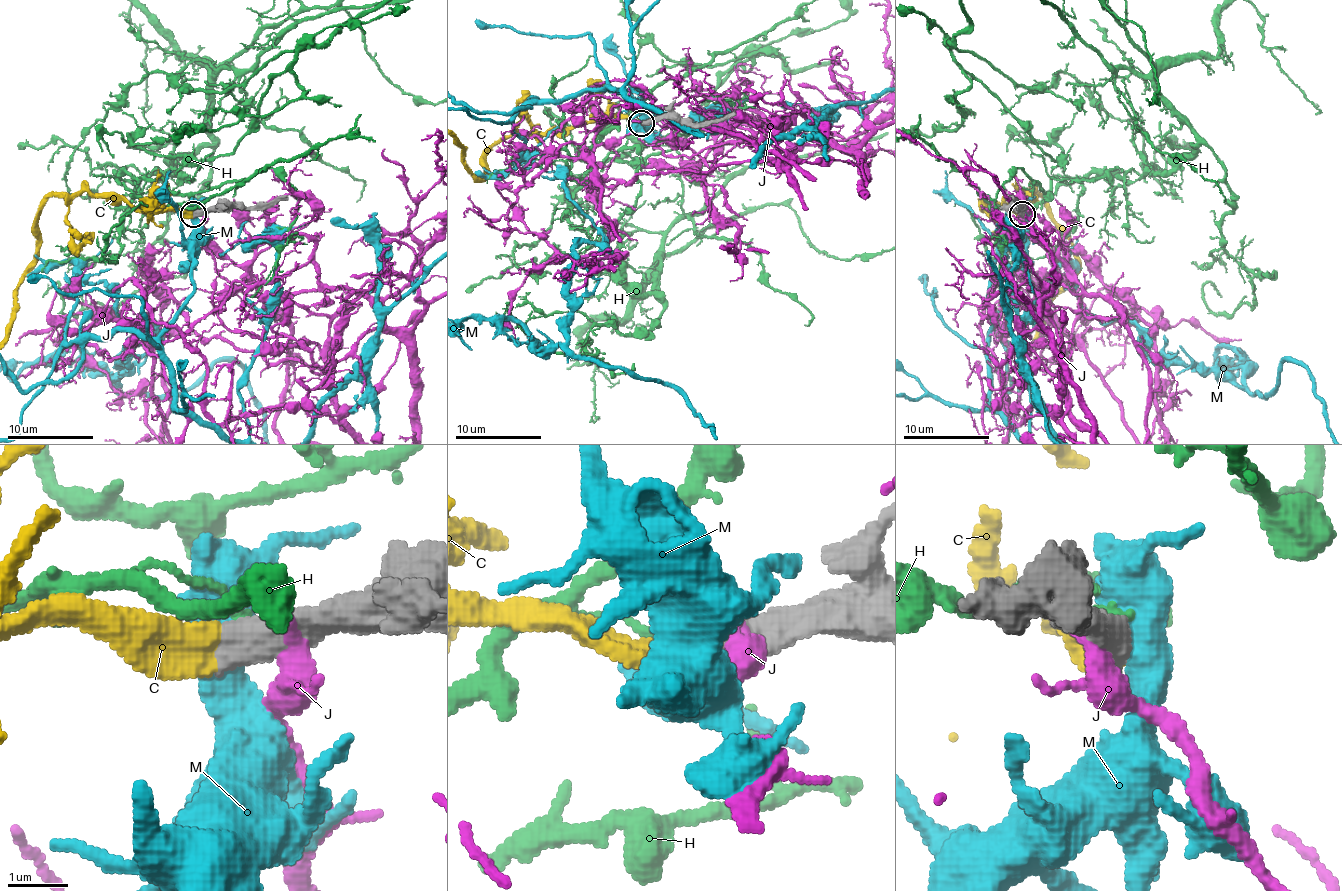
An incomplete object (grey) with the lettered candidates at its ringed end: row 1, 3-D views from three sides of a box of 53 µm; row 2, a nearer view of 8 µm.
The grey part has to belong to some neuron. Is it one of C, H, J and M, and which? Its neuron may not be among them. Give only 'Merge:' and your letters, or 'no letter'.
Merge: C

